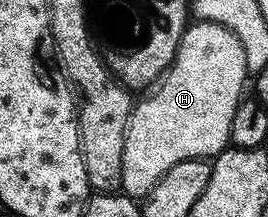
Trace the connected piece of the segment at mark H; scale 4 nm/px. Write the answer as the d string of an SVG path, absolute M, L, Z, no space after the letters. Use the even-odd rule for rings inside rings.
M196 21L188 25L180 41L179 50L157 88L147 94L152 93L148 98L143 98L140 102L138 99L134 103L131 116L127 120L121 168L122 193L128 194L130 198L143 200L175 164L189 161L190 158L207 160L228 149L231 140L229 124L233 124L233 112L237 112L237 104L244 97L243 85L246 82L248 85L245 52L241 48L241 40L237 40L233 32L212 22Z

